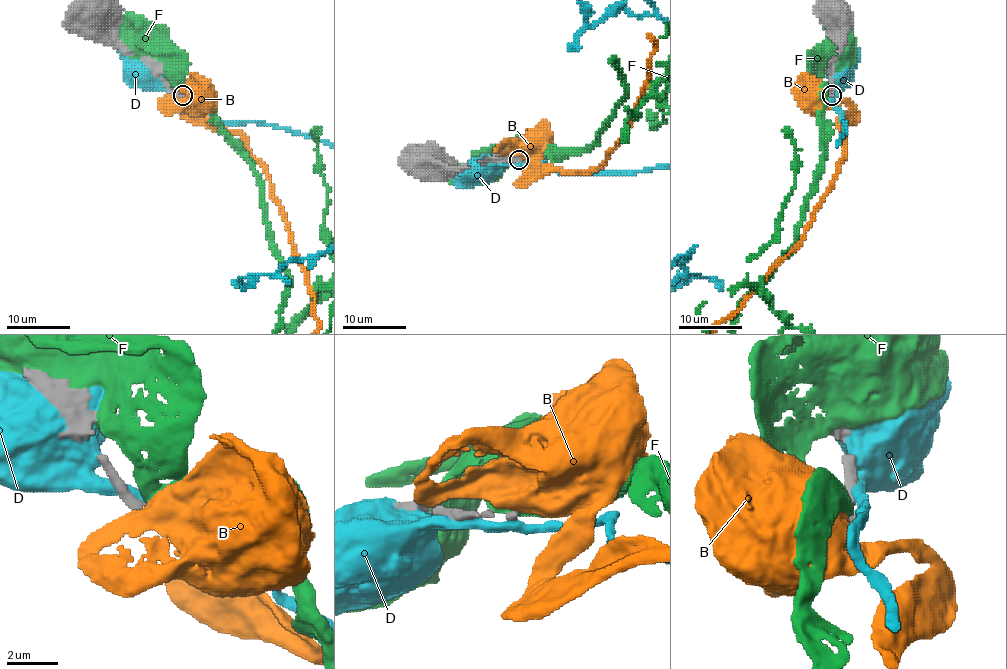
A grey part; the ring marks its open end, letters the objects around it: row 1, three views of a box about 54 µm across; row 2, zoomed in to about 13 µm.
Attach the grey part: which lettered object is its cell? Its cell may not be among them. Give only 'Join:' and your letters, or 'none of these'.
Join: none of these

